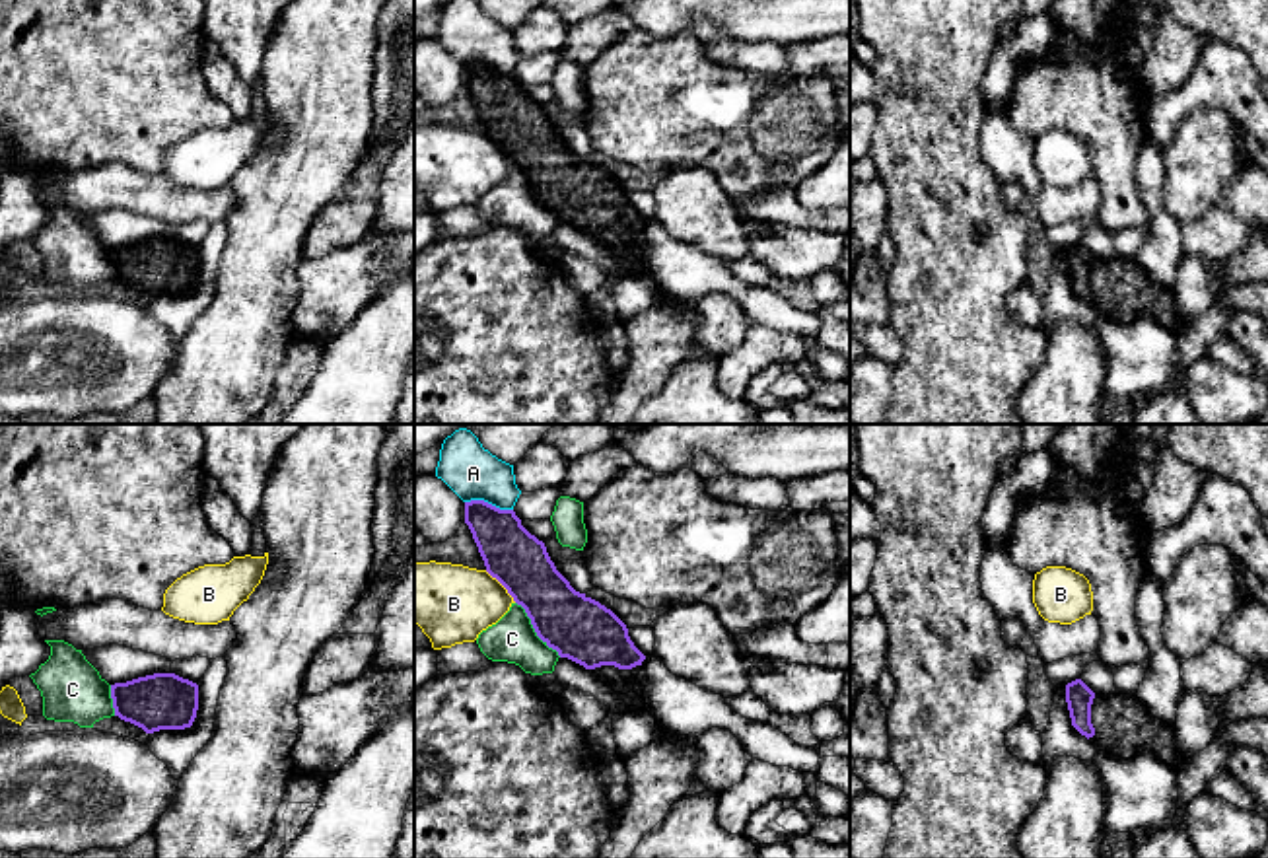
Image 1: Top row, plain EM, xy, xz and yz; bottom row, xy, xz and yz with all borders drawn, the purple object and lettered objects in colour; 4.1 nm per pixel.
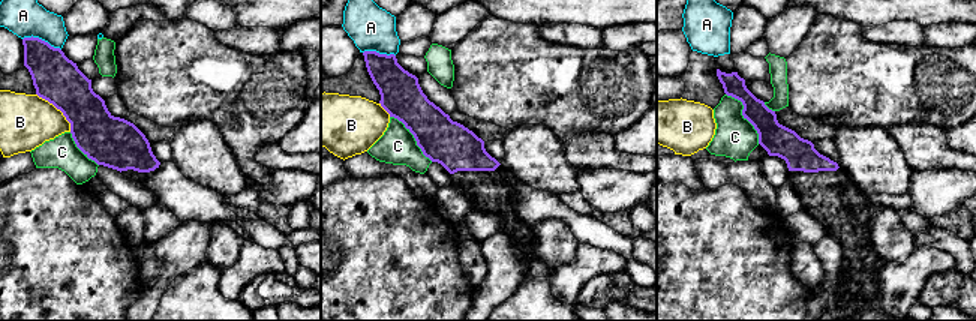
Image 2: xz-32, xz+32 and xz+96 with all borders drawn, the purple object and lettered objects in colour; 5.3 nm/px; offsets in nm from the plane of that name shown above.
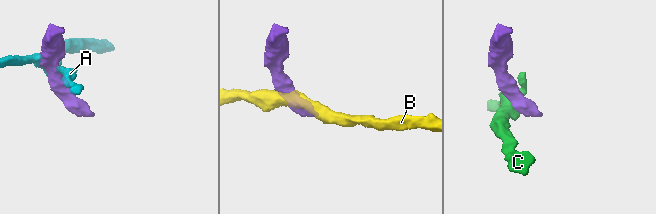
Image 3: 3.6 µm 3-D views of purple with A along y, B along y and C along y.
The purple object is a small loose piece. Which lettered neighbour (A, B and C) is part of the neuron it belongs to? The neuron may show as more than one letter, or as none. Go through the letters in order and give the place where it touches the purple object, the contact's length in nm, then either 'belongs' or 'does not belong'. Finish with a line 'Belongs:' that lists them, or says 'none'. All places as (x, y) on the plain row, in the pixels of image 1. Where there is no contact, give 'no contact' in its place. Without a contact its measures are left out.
A: xz (487, 67) | 200 nm | does not belong
B: xz (502, 148) | 190 nm | does not belong
C: xz (535, 195) | 300 nm | does not belong
Belongs: none

